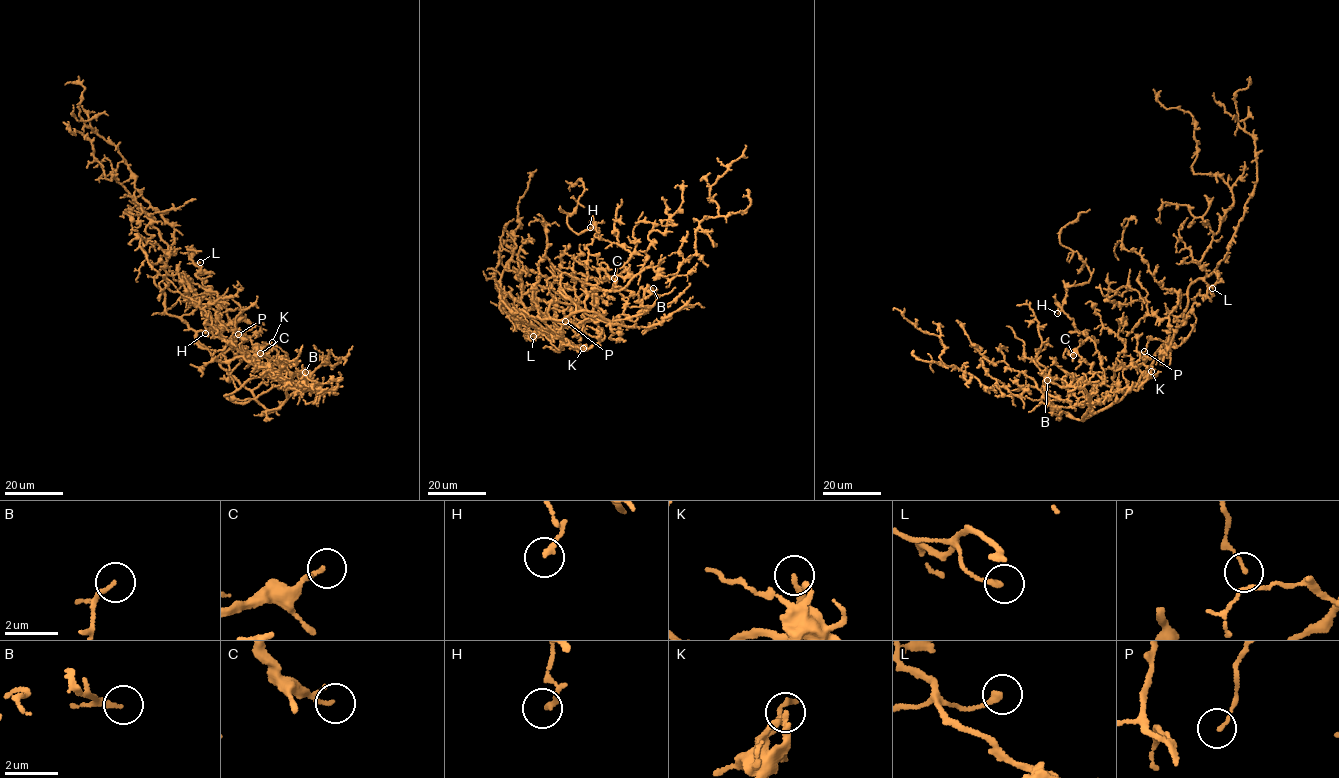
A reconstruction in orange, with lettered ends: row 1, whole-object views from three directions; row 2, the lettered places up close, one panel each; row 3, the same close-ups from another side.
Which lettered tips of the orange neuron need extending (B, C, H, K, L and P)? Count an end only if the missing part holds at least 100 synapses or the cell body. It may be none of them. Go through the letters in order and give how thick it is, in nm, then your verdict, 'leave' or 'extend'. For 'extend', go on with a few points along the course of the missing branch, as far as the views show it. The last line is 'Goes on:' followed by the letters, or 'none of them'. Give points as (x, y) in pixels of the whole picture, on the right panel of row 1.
B: calibre 110 nm; leave
C: calibre 100 nm; leave
H: calibre 180 nm; leave
K: calibre 160 nm; leave
L: calibre 200 nm; leave
P: calibre 120 nm; leave
Goes on: none of them

